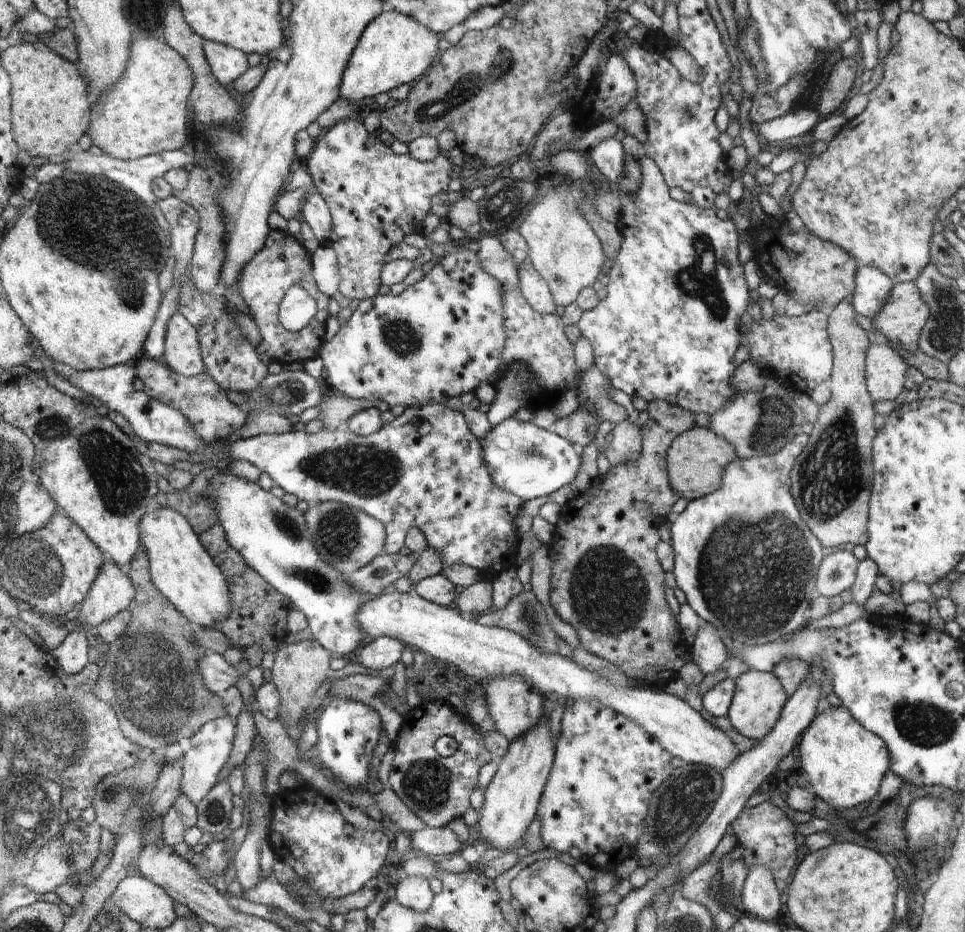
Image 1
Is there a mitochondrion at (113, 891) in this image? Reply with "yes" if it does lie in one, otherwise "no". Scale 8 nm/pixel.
no

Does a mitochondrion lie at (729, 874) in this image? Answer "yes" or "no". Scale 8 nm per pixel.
no

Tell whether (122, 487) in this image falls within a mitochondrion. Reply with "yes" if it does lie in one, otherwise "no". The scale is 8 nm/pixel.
yes

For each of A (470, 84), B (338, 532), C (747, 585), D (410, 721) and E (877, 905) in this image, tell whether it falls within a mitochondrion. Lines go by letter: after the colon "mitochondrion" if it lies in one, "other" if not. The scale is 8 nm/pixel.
A: mitochondrion
B: mitochondrion
C: mitochondrion
D: other
E: other

